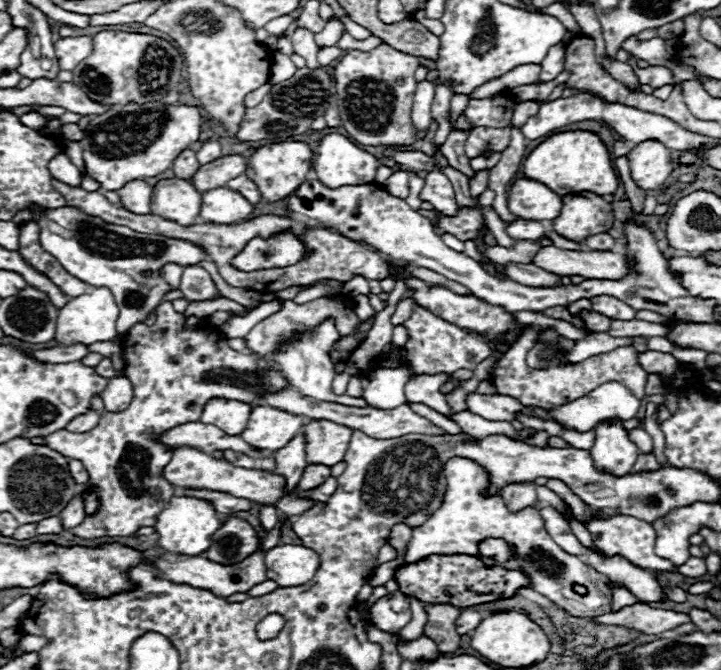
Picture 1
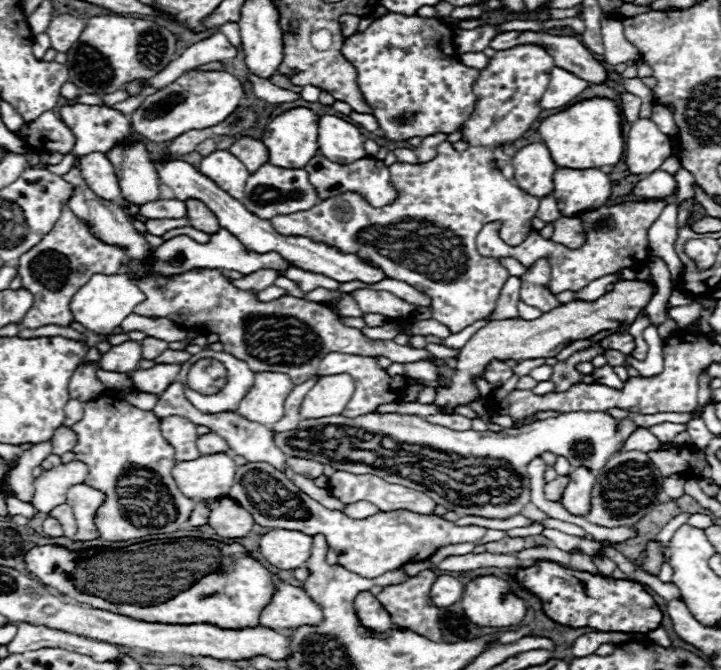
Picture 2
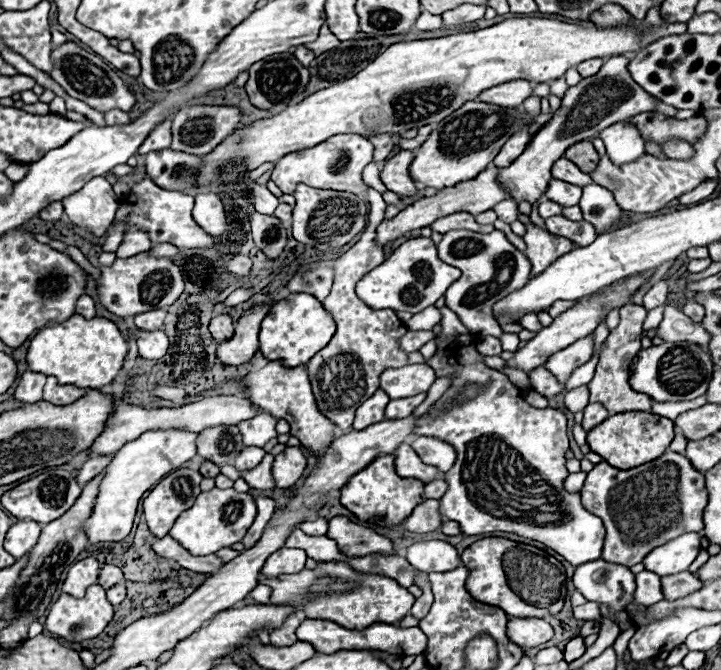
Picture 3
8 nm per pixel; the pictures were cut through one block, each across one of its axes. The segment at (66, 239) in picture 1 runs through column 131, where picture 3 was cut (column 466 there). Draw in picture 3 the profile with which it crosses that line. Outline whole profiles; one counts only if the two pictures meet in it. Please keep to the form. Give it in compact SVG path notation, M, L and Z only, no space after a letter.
M462 228L442 234L442 240L438 244L438 256L444 262L450 262L452 266L458 266L462 270L462 276L446 290L446 304L460 316L460 320L474 336L500 338L504 332L492 316L492 306L514 290L510 286L522 288L528 282L528 258L520 250L516 250L500 230L494 230L490 234L478 234Z

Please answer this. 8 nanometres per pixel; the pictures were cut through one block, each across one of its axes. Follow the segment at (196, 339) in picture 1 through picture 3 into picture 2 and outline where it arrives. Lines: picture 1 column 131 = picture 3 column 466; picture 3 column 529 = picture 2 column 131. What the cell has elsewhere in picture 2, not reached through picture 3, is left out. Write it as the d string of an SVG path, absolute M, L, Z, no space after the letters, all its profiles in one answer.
M106 390L96 400L84 404L84 418L72 426L78 442L72 448L74 458L88 466L86 486L92 486L104 492L104 504L96 510L94 524L102 540L130 540L148 534L176 532L180 524L186 522L192 514L194 500L178 492L178 486L172 478L172 468L176 464L172 446L160 434L160 418L148 410L140 410L126 400L118 398L114 390Z

